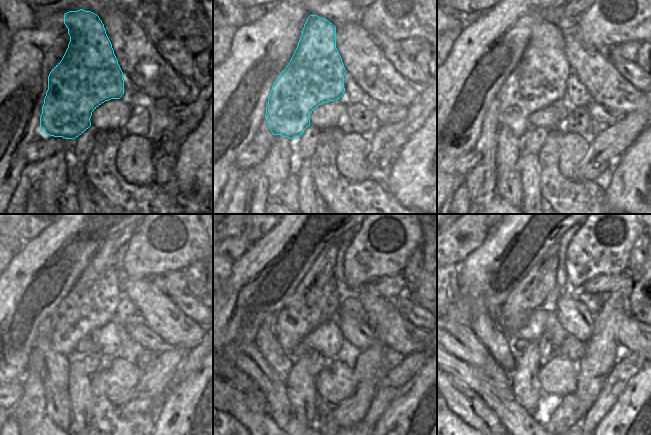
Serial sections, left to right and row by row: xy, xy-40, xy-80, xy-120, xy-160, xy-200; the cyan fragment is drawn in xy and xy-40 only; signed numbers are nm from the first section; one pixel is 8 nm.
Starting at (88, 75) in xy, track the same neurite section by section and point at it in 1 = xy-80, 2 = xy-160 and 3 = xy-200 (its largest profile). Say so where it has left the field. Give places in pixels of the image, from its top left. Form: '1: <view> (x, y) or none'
1: xy-80 (544, 83)
2: xy-160 (321, 302)
3: xy-200 (545, 285)

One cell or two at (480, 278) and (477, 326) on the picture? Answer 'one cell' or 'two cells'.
two cells

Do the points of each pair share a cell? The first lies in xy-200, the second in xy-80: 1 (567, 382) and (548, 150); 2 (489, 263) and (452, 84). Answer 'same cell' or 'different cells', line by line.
1: different cells
2: same cell

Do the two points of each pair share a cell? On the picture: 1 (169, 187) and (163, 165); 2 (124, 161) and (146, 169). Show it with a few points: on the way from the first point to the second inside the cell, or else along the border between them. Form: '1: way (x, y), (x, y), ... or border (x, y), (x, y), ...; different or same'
1: way (169, 182), (165, 177), (165, 170); same
2: way (129, 161), (141, 169); same

